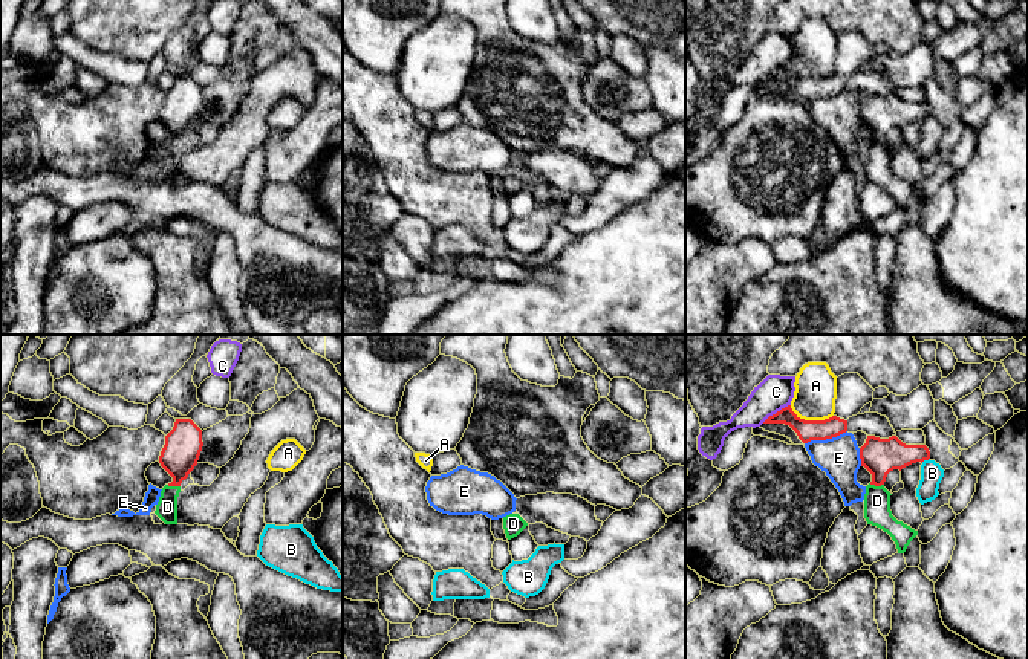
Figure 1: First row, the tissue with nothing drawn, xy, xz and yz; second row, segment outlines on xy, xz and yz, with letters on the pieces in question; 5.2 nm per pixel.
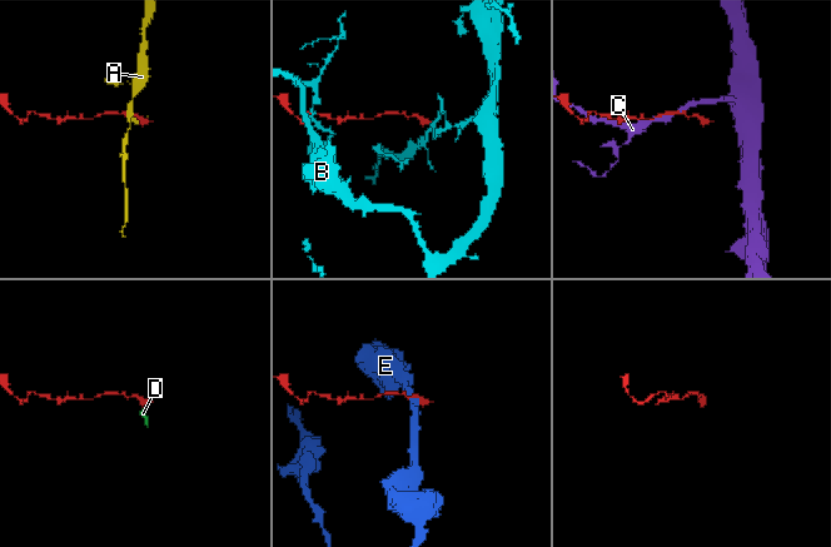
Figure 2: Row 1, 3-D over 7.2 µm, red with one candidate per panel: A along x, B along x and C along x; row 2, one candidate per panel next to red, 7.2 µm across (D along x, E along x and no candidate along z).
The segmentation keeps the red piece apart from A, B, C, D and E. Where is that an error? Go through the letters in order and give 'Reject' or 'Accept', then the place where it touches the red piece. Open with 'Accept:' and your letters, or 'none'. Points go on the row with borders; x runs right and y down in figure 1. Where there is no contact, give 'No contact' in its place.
Accept: D
A: Reject. Touches red at yz (811, 421)
B: Reject. Touches red at yz (924, 459)
C: Reject. Touches red at yz (777, 412)
D: Accept. Touches red at yz (877, 485)
E: Reject. Touches red at yz (825, 439)

